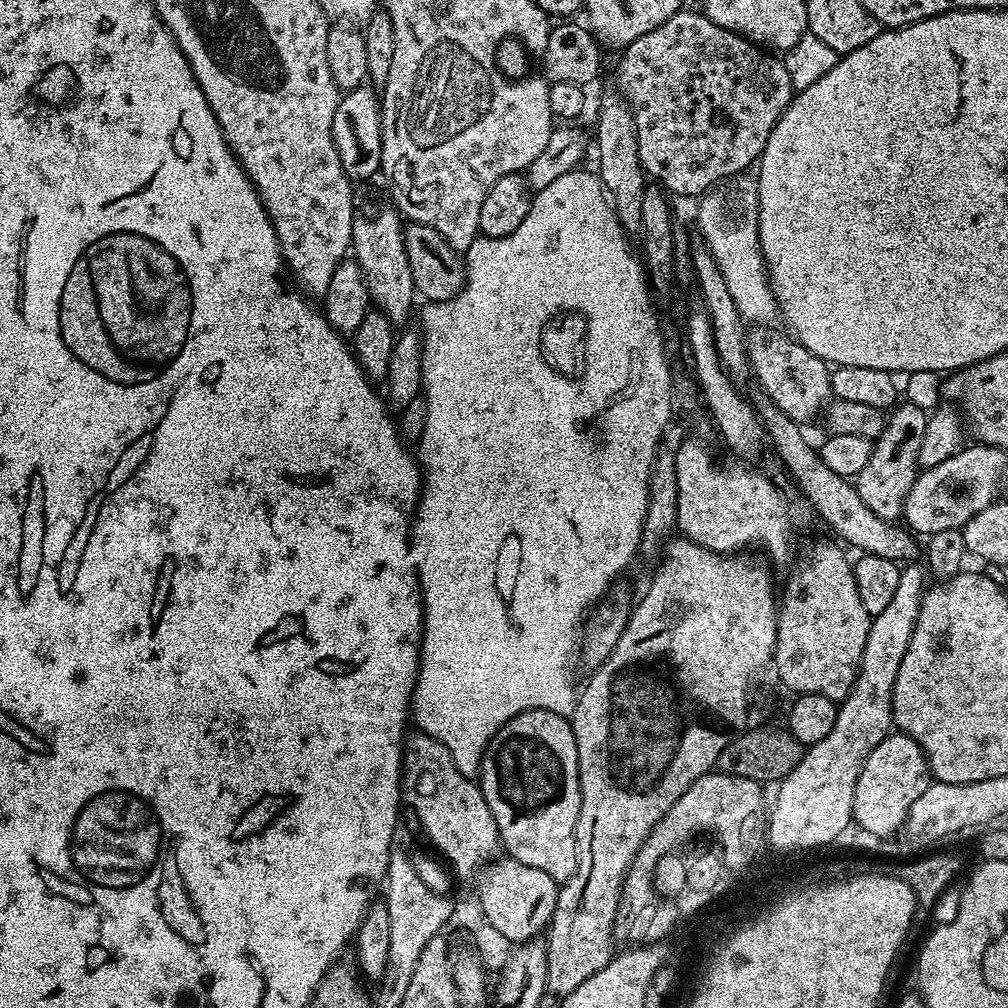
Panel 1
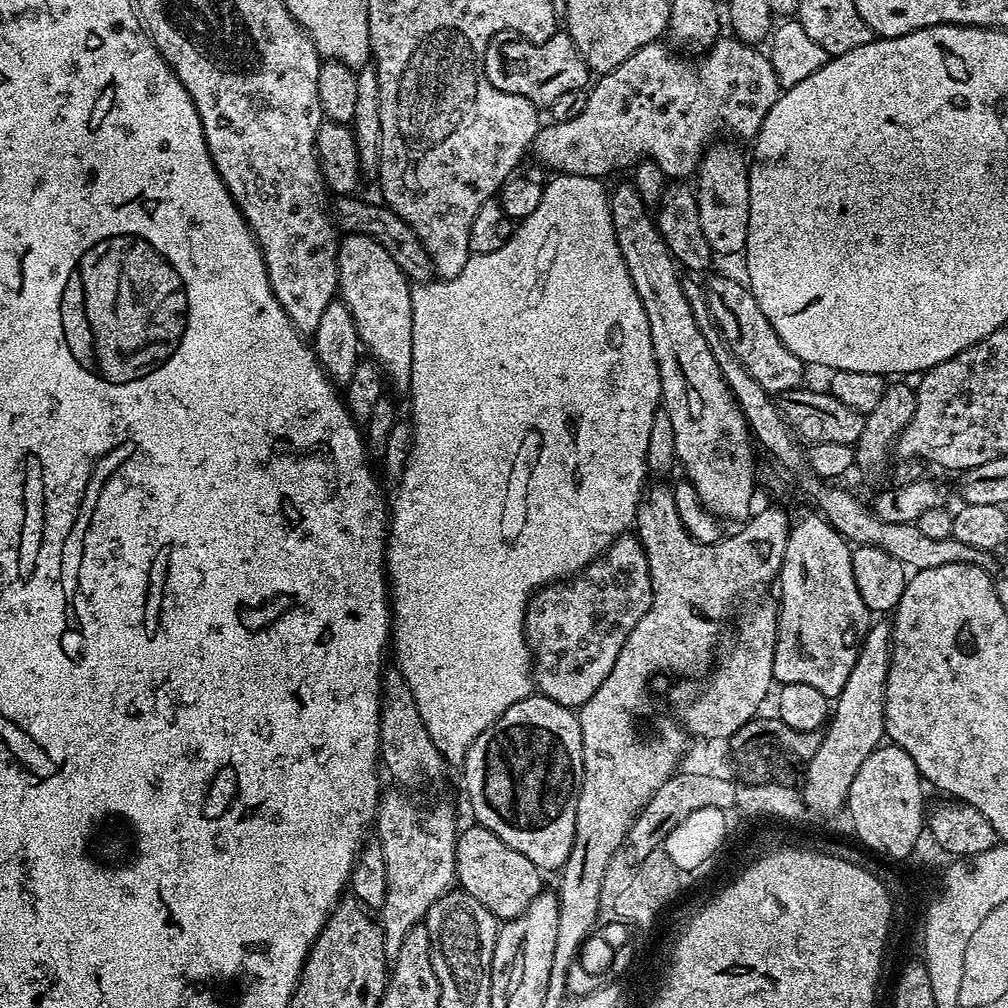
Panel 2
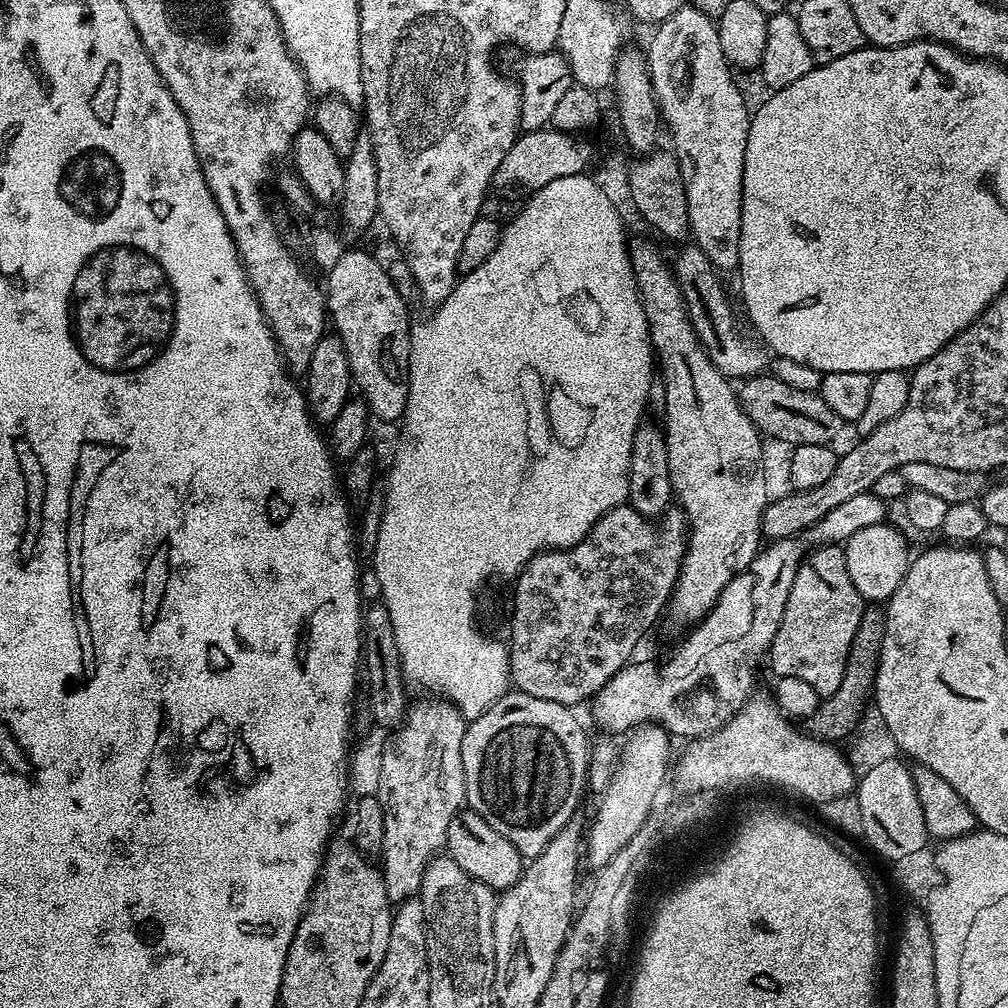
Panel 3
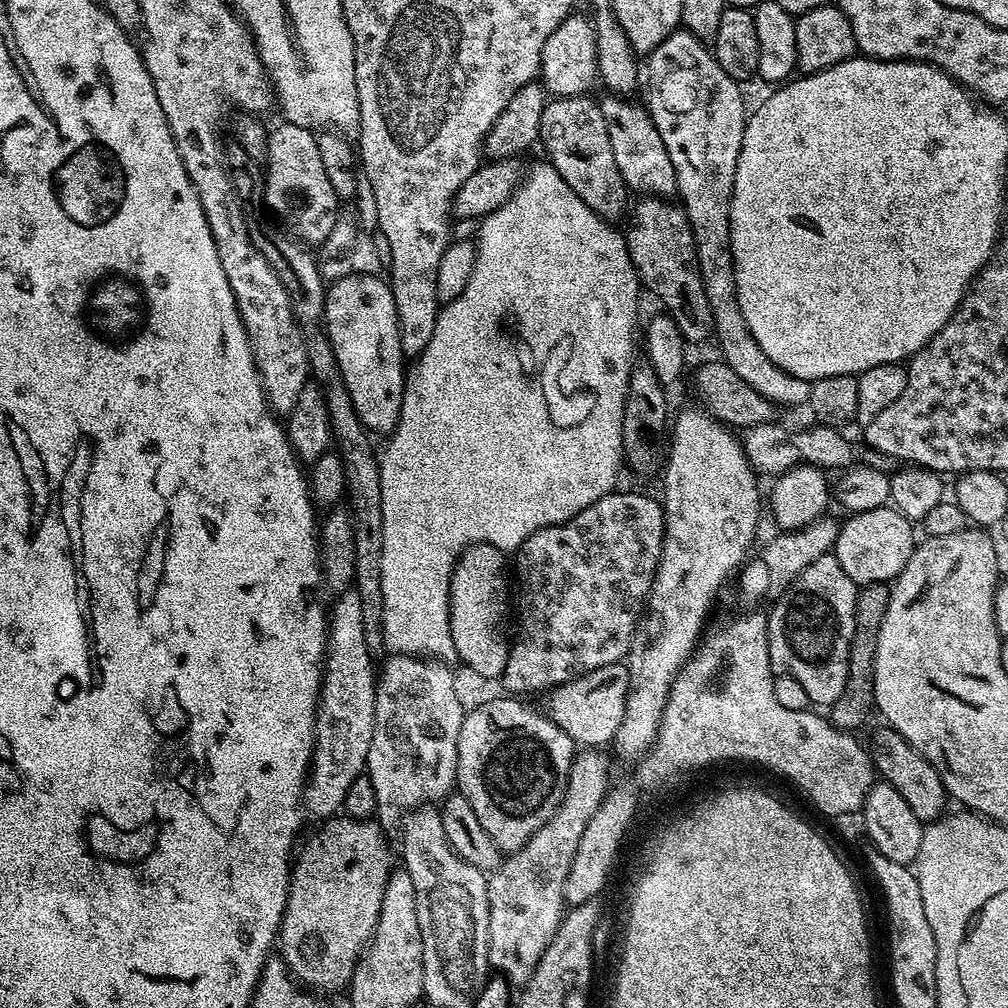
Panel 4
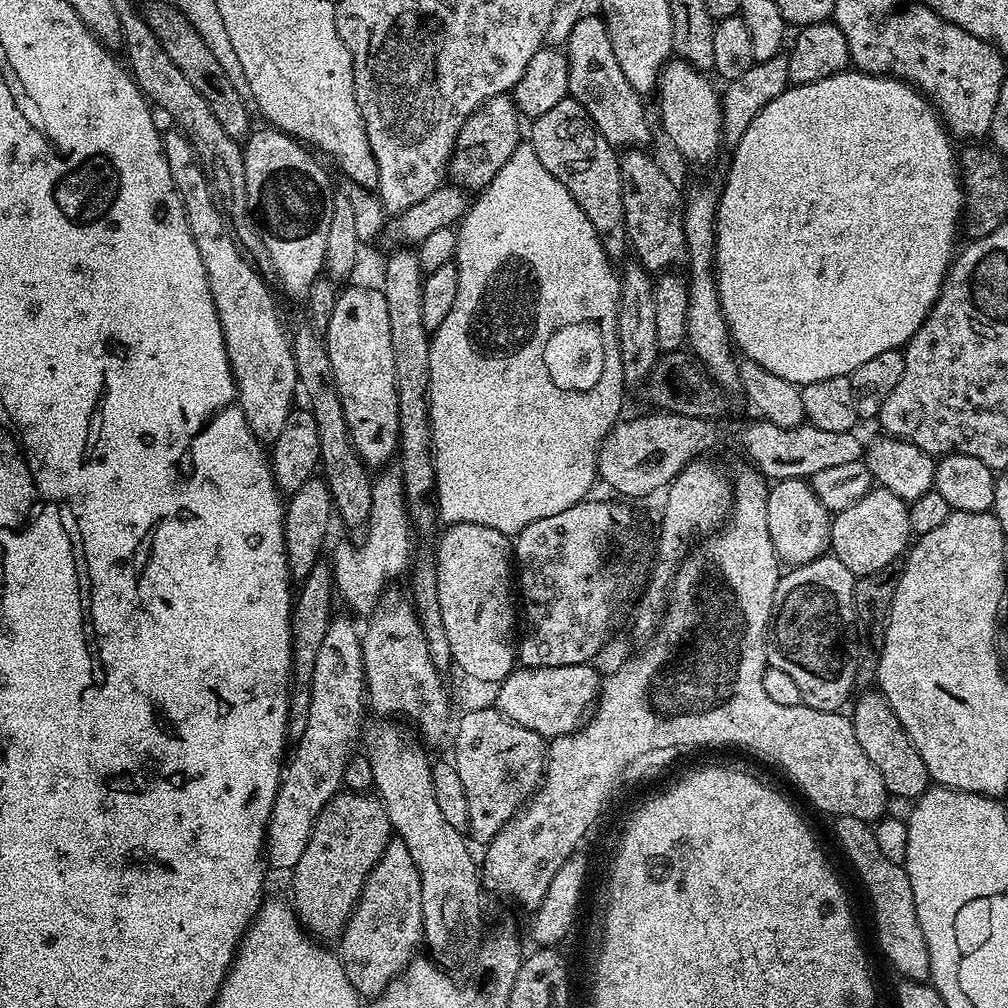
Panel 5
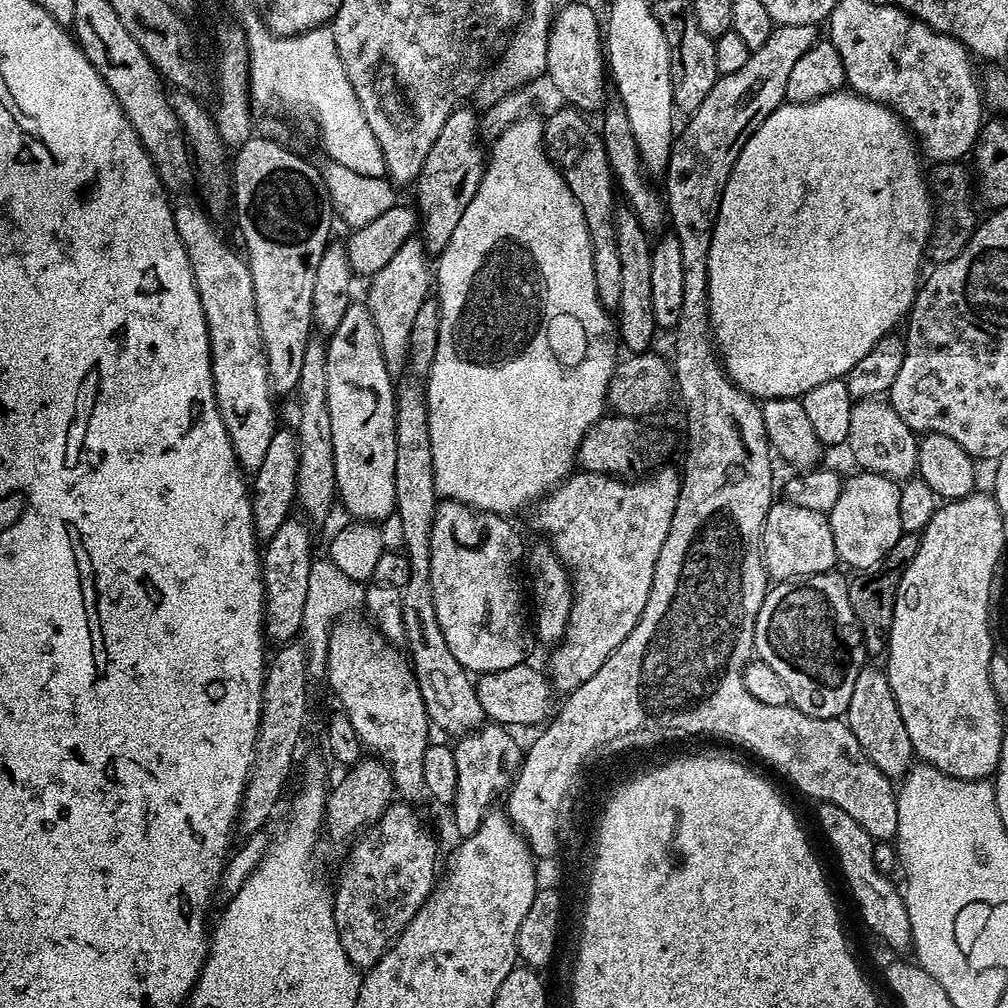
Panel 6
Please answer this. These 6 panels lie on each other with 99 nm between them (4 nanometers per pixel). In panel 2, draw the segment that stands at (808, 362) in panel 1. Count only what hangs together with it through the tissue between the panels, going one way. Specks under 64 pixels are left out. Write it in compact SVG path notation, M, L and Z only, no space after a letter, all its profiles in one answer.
M709 275L704 284L706 302L709 303L710 312L714 316L721 336L728 344L729 350L740 360L750 377L754 378L764 391L771 394L789 392L801 387L805 383L804 371L806 365L804 361L794 355L774 334L774 326L762 314L762 306L754 298L754 294L748 289L747 283L731 280L728 276Z

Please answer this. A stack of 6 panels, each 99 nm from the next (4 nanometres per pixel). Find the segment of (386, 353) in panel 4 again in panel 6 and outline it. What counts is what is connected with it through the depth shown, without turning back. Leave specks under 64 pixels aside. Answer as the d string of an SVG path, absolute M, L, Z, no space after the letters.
M353 302L348 305L348 309L346 310L346 314L342 314L342 322L338 322L338 326L335 330L330 333L326 340L328 346L328 361L326 362L326 406L330 410L330 434L332 435L332 445L334 446L334 474L336 475L336 495L338 497L339 503L344 503L344 508L349 512L349 517L355 518L360 522L381 522L380 520L384 520L389 515L390 517L396 511L396 491L394 490L394 454L396 453L396 394L397 389L395 387L392 388L392 384L394 384L394 378L390 373L386 370L386 362L384 361L384 355L382 354L382 346L380 345L380 339L378 338L378 330L374 326L374 318L370 314L370 310L368 309L367 303L364 302Z

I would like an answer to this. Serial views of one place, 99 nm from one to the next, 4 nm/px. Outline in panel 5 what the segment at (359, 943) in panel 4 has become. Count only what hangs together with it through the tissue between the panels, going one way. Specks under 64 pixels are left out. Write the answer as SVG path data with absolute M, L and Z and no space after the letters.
M340 790L318 814L312 833L297 864L290 870L292 876L292 900L294 911L305 929L321 941L335 941L344 931L352 910L360 901L360 895L374 866L384 857L388 841L393 839L392 823L384 809L384 803L367 791Z

